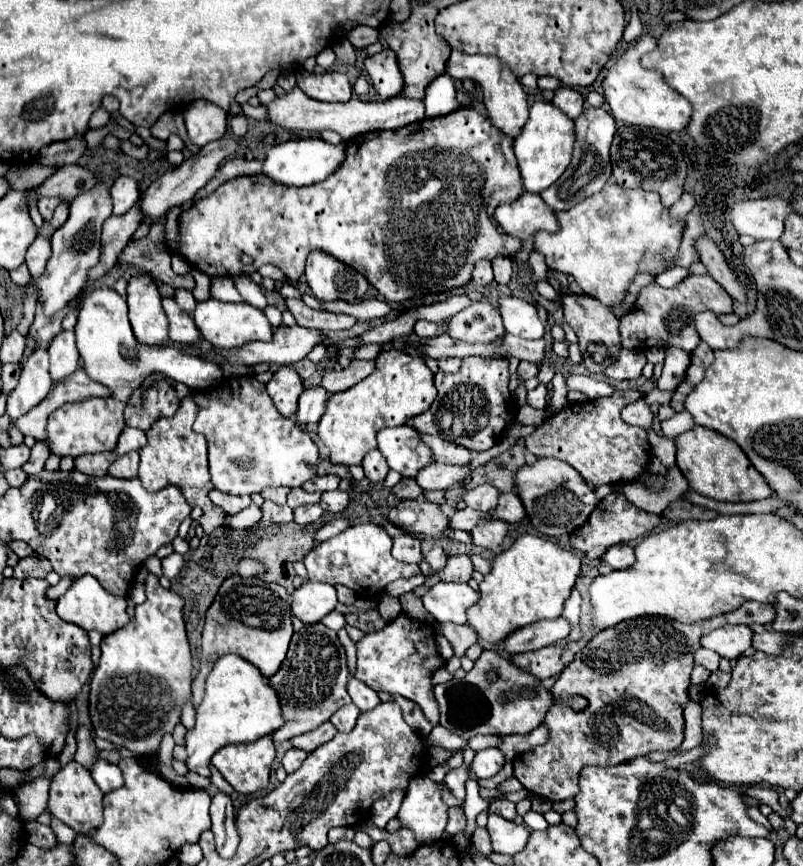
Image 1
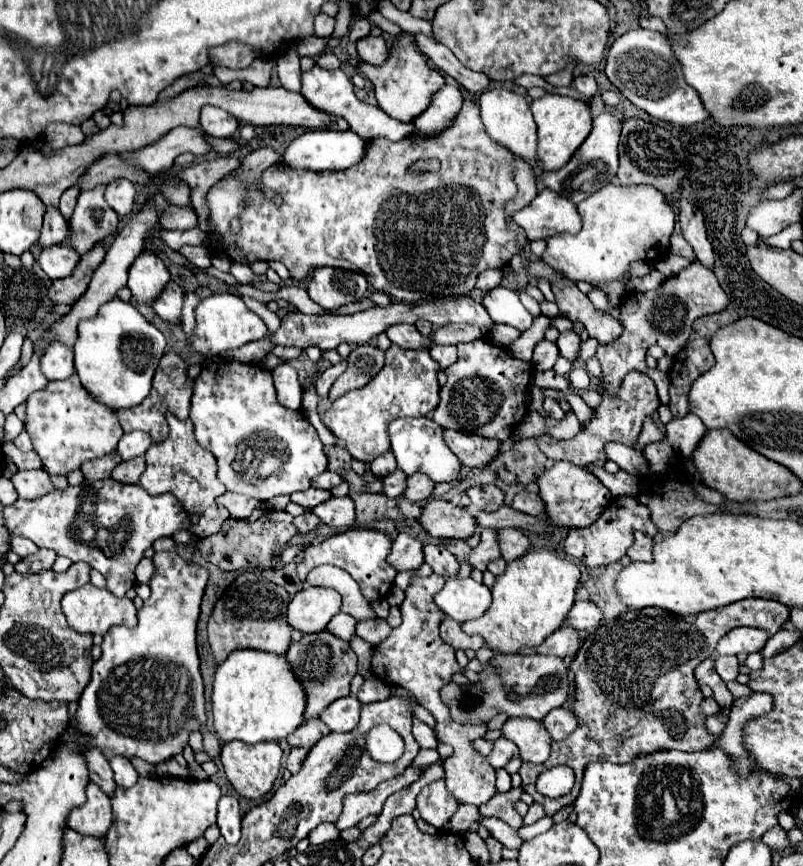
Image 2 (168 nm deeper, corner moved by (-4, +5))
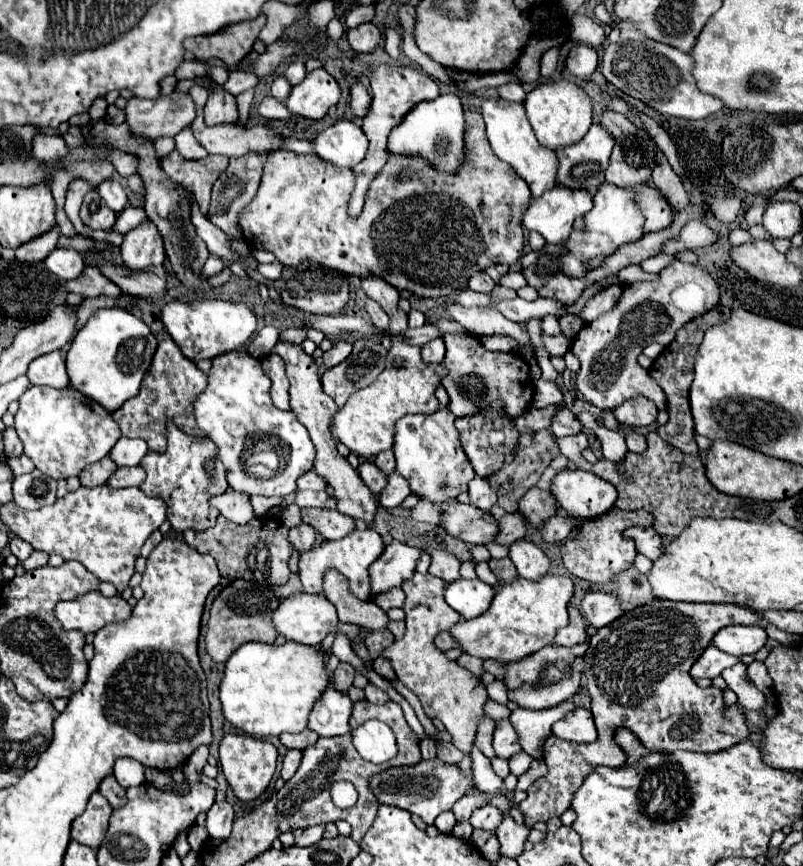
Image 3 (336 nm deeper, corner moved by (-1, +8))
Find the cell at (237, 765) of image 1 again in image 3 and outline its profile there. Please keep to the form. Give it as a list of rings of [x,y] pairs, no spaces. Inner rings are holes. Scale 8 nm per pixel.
[[[228,733],[220,741],[220,767],[222,773],[226,775],[226,781],[230,783],[234,795],[240,801],[254,801],[258,799],[266,787],[272,781],[274,769],[276,769],[276,747],[270,741],[264,739],[254,739],[250,735],[240,735],[240,733]]]

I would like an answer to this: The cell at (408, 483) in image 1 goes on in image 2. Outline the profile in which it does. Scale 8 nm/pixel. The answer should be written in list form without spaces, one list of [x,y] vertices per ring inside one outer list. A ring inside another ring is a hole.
[[[397,468],[391,476],[383,478],[383,486],[385,486],[385,496],[399,498],[405,492],[405,488],[407,488],[407,476],[405,476],[405,472]]]

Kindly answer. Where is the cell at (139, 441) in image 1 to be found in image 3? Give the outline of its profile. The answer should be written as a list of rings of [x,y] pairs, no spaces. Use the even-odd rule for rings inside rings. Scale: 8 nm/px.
[[[120,437],[108,455],[118,467],[136,467],[140,465],[146,453],[148,453],[148,445],[144,439]]]

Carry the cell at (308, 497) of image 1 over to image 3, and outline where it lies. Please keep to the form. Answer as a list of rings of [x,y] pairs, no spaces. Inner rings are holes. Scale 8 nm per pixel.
[[[300,491],[296,497],[298,507],[324,507],[328,501],[326,491]]]

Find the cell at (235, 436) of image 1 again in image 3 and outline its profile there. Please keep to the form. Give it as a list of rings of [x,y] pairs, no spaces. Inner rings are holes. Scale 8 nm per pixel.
[[[230,351],[212,359],[208,373],[208,387],[194,401],[196,423],[218,445],[220,459],[228,471],[228,483],[234,491],[248,495],[288,495],[296,489],[296,479],[312,469],[314,445],[308,431],[296,421],[292,411],[280,411],[270,401],[270,381],[260,369],[260,361],[246,351]],[[272,443],[280,443],[280,471],[272,477],[254,477],[248,473],[248,457],[272,449]]]

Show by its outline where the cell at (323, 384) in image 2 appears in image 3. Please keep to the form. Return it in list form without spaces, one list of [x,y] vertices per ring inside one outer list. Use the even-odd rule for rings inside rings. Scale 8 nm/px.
[[[336,339],[334,345],[324,353],[324,367],[332,367],[340,361],[344,361],[352,351],[352,343],[344,341],[344,339]]]

